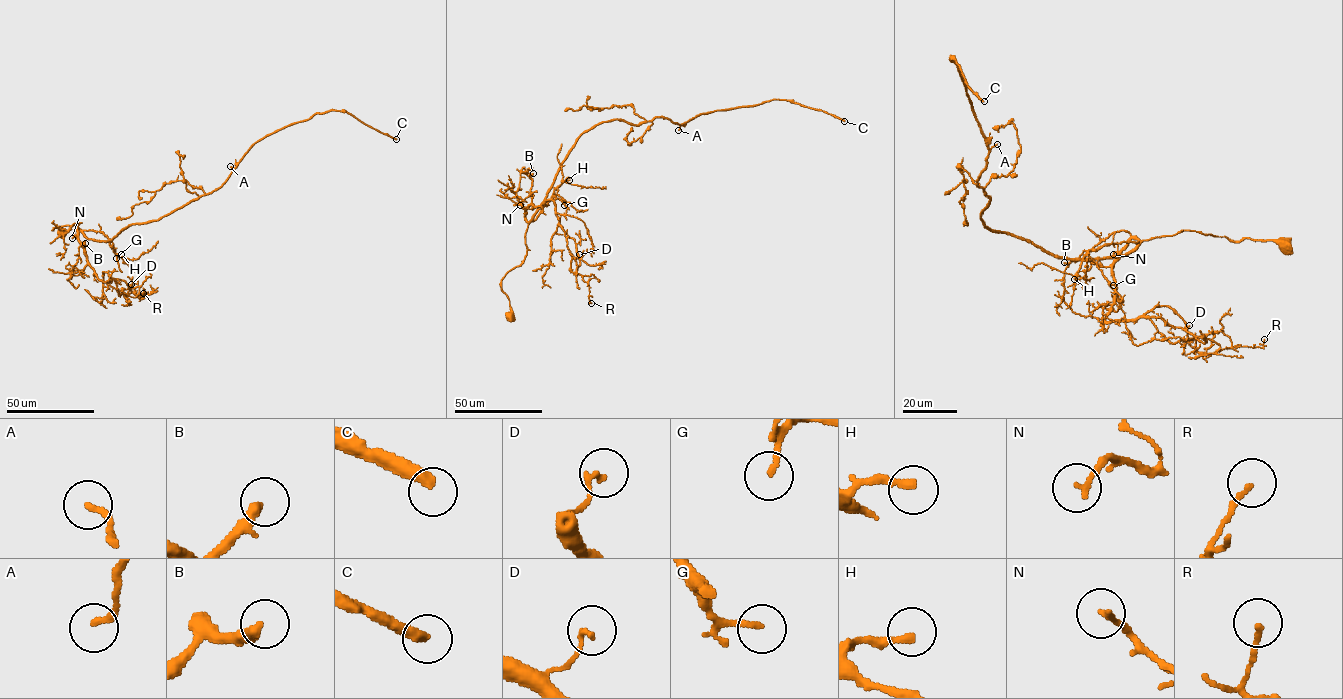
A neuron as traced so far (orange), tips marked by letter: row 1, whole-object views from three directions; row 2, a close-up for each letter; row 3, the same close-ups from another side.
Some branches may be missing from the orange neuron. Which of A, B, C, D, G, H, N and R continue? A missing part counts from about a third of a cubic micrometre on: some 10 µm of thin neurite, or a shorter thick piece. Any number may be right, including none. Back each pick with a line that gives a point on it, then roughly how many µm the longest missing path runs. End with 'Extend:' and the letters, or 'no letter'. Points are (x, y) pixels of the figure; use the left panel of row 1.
A: at (230, 166); about 9 µm are missing
B: at (85, 243); about 80 µm are missing
C: at (396, 139); about 40 µm are missing
H: at (121, 254); about 15 µm are missing
Extend: A, B, C, H

